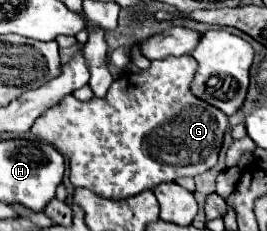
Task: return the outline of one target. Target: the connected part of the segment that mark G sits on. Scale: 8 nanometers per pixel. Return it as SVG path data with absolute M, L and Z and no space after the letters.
M187 55L151 61L151 67L147 71L141 71L137 75L121 75L121 79L111 85L105 99L93 97L91 101L79 101L73 95L63 97L55 107L37 117L31 133L37 139L55 145L65 157L69 157L73 187L85 187L105 199L125 199L145 189L153 189L161 181L201 175L217 163L223 133L229 123L227 115L203 103L189 91L195 69L195 59Z

